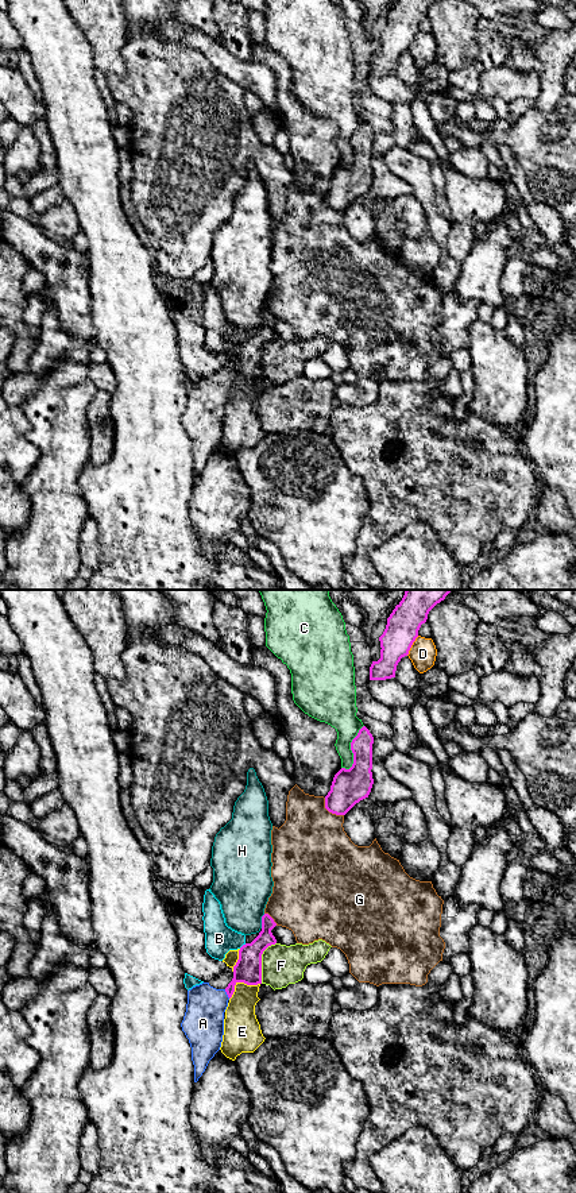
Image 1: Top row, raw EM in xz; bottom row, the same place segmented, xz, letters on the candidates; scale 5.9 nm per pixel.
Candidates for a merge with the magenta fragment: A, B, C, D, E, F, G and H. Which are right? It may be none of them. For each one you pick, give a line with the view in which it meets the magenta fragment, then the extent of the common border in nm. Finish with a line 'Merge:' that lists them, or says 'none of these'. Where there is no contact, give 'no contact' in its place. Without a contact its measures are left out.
A: contact in xz; length 70 nm
Merge: A

